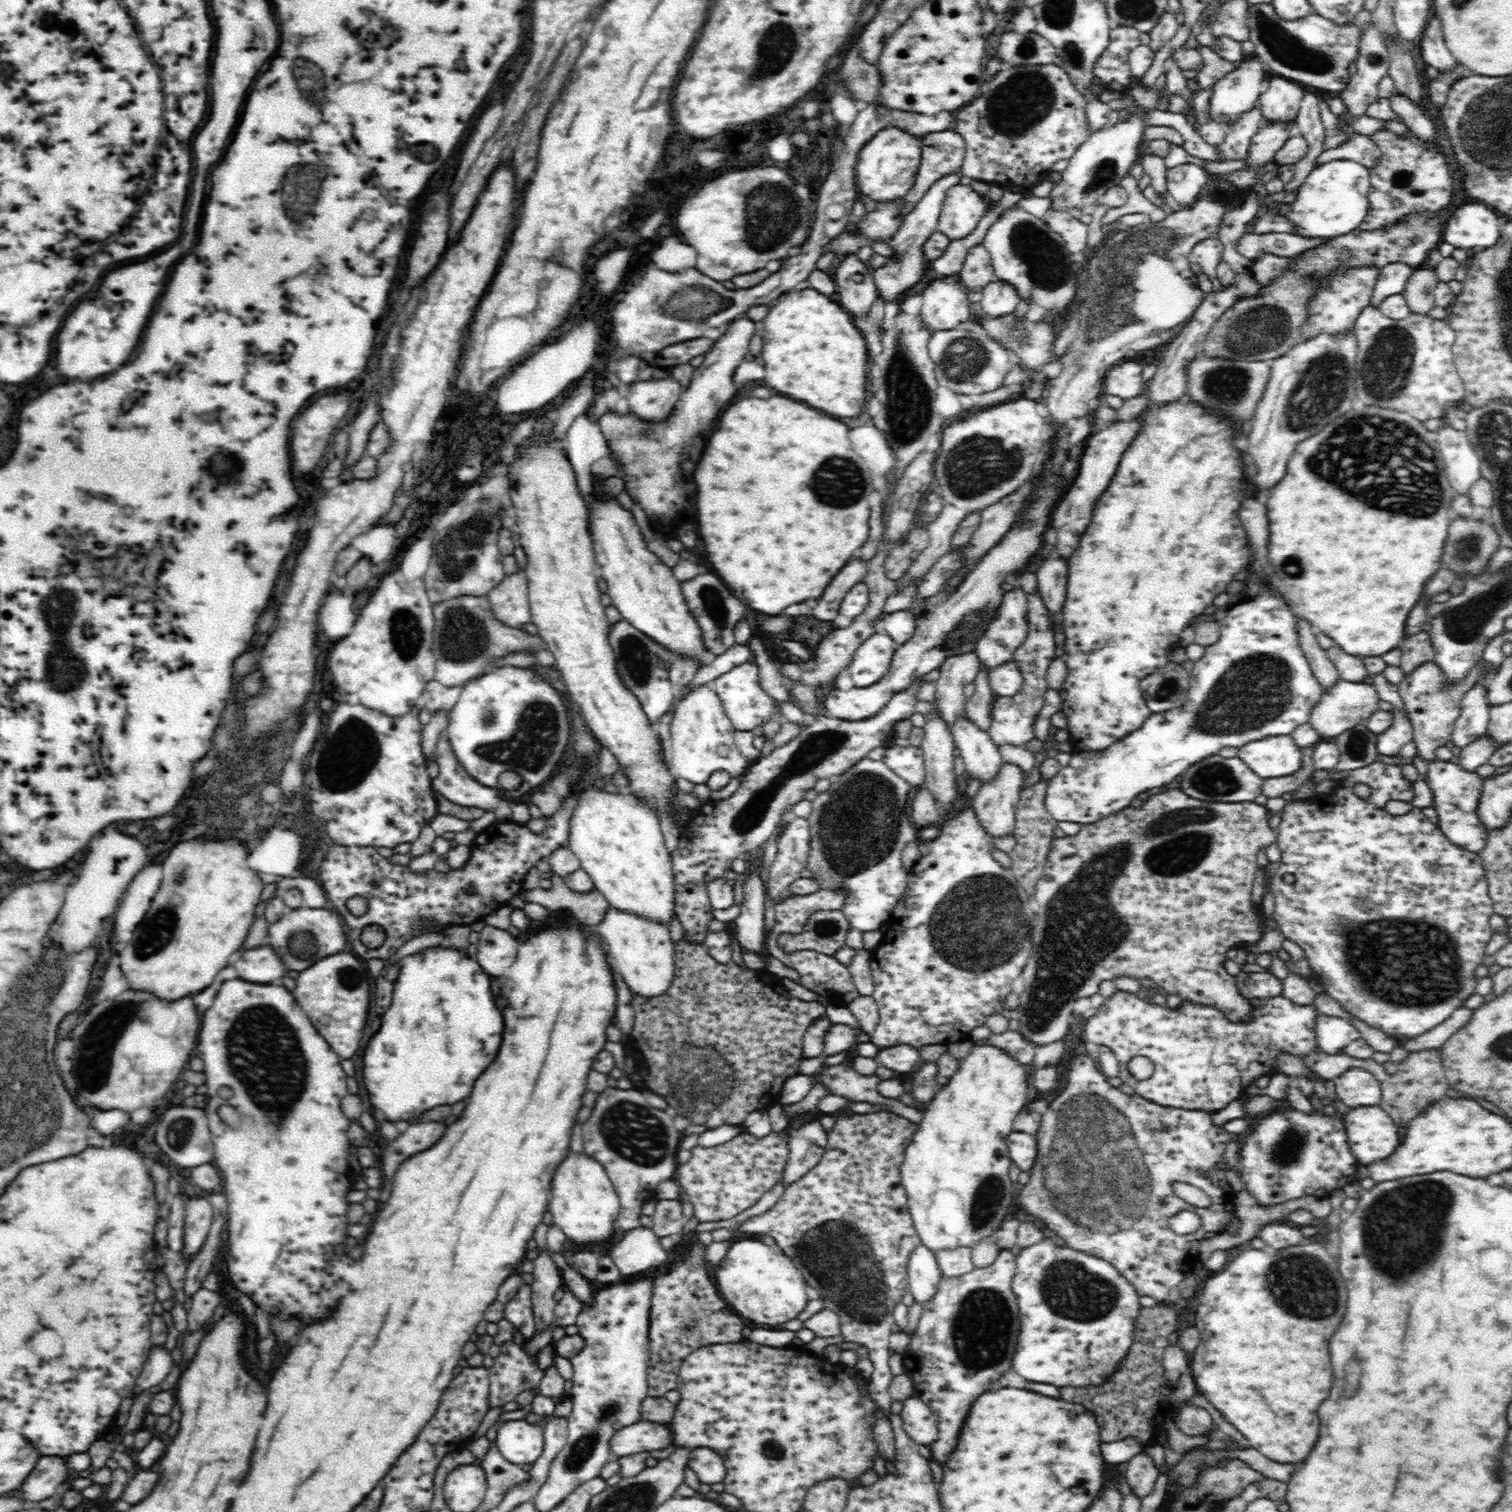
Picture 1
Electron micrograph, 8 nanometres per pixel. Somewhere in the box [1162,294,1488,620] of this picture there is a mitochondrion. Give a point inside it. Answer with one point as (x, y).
(1360, 447)

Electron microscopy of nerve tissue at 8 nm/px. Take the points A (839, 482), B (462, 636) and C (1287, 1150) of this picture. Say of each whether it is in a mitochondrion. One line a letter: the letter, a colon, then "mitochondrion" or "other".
A: mitochondrion
B: mitochondrion
C: mitochondrion

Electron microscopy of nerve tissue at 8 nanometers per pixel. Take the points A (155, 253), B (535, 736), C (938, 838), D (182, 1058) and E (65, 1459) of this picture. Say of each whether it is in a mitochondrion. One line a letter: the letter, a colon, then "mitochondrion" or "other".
A: other
B: mitochondrion
C: other
D: other
E: other

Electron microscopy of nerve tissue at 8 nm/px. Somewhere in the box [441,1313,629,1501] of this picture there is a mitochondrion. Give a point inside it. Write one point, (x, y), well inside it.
(583, 1449)

